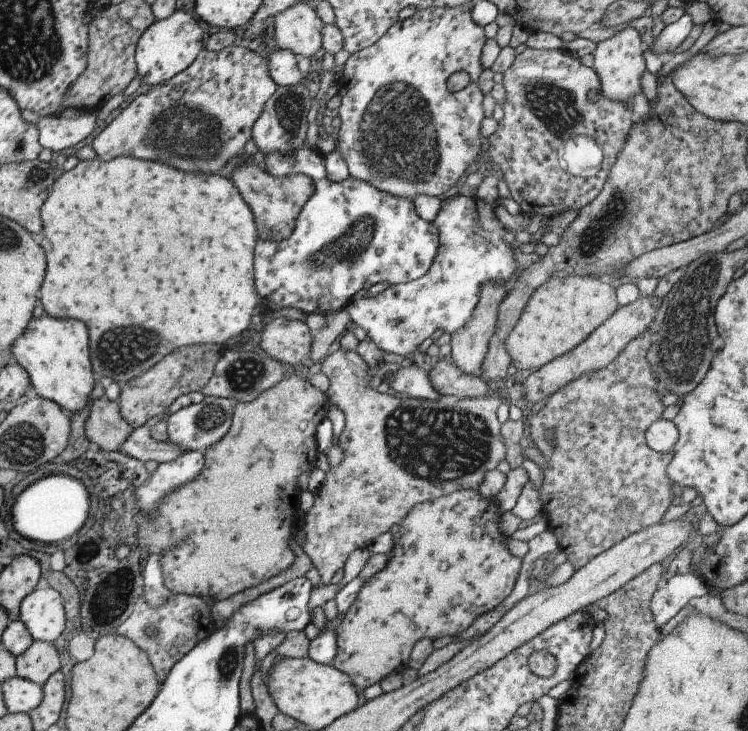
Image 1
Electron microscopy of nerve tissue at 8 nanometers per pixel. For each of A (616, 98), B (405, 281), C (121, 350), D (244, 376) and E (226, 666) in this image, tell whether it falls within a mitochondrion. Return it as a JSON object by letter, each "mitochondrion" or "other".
{"A":"other","B":"other","C":"mitochondrion","D":"mitochondrion","E":"mitochondrion"}

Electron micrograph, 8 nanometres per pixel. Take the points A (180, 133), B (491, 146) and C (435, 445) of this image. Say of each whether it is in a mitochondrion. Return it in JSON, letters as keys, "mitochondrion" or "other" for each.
{"A":"mitochondrion","B":"other","C":"mitochondrion"}

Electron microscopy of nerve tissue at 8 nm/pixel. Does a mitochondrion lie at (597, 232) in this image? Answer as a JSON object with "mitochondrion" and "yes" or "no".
{"mitochondrion":"yes"}

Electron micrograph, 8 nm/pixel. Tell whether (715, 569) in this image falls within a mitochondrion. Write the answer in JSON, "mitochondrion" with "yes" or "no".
{"mitochondrion":"no"}

